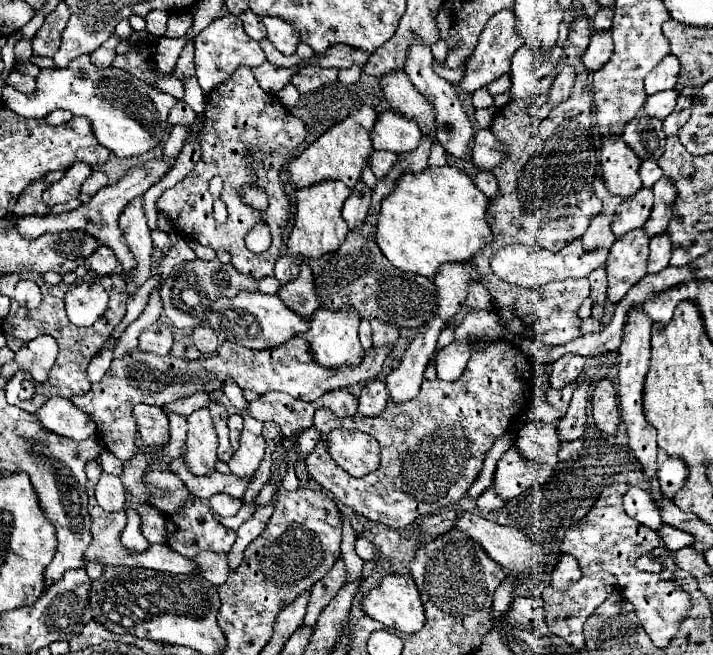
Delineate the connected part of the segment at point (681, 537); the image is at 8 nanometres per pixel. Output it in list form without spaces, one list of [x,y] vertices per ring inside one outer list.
[[[662,525],[662,527],[658,529],[658,535],[660,535],[660,539],[664,541],[664,545],[666,545],[668,549],[672,549],[672,551],[676,551],[676,549],[680,549],[680,547],[688,547],[688,545],[692,543],[692,535],[682,533],[682,531],[678,531],[678,529],[674,529],[674,527],[668,527],[668,525]]]

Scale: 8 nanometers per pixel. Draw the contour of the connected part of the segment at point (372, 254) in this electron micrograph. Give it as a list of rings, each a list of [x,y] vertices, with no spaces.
[[[422,137],[420,145],[412,153],[404,153],[404,157],[398,157],[396,165],[390,169],[388,177],[384,181],[378,181],[374,193],[372,193],[372,205],[370,213],[364,221],[364,225],[356,231],[348,231],[346,241],[334,251],[326,253],[320,259],[304,259],[308,267],[312,269],[314,275],[314,285],[316,285],[316,295],[322,301],[324,309],[342,309],[342,307],[352,307],[362,319],[380,319],[384,323],[390,323],[398,329],[420,329],[424,327],[436,313],[438,309],[438,289],[432,279],[414,275],[414,273],[404,273],[396,269],[378,249],[376,245],[376,219],[380,213],[380,203],[388,193],[394,191],[396,181],[404,173],[420,173],[426,169],[426,161],[430,155],[432,141]]]

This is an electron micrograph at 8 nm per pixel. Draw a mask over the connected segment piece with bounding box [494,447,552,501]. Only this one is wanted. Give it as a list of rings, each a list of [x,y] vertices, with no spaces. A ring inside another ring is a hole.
[[[510,447],[504,457],[498,461],[498,471],[494,475],[496,495],[504,501],[518,497],[528,487],[544,483],[552,475],[552,469],[546,465],[524,465],[516,447]]]

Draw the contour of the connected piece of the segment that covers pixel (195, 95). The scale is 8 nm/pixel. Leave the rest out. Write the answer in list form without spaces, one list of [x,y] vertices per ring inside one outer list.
[[[192,75],[192,77],[186,77],[186,79],[182,79],[182,83],[184,83],[184,101],[198,113],[198,115],[202,115],[202,111],[204,111],[204,91],[200,89],[200,85],[198,85],[198,81],[196,81],[196,75]]]

